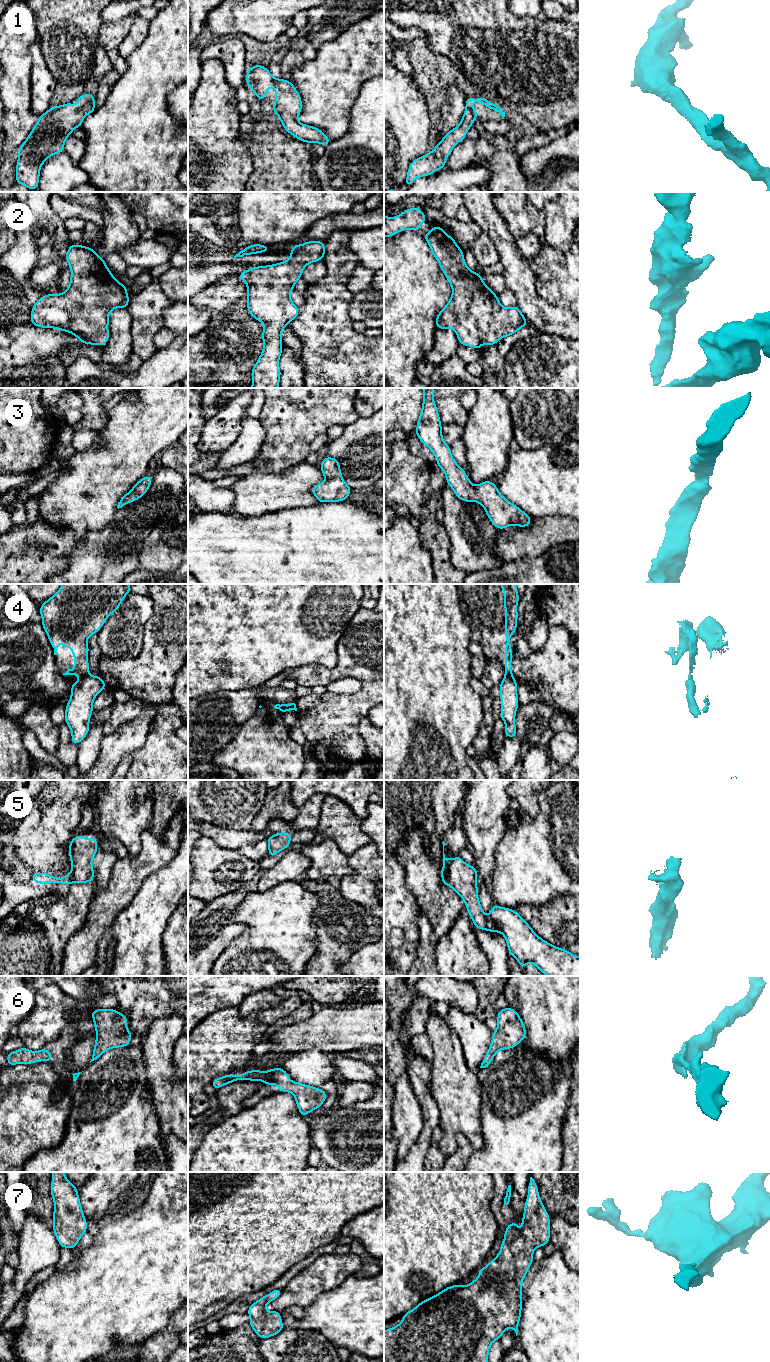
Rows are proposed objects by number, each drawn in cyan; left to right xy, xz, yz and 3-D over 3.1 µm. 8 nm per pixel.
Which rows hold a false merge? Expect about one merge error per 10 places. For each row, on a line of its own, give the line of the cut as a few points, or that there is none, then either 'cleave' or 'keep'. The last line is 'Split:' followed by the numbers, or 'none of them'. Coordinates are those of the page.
1: no cut; keep
2: no cut; keep
3: no cut; keep
4: cut in xy along (88, 674), (81, 678); cleave
5: cut in xy along (70, 872), (73, 881); cleave
6: no cut; keep
7: no cut; keep
Split: 4, 5

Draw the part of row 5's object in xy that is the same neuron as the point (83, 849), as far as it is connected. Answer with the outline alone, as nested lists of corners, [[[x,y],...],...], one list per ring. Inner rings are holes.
[[[81,834],[73,838],[72,844],[72,880],[76,883],[88,883],[94,880],[94,869],[92,860],[97,853],[96,838],[83,838]]]

